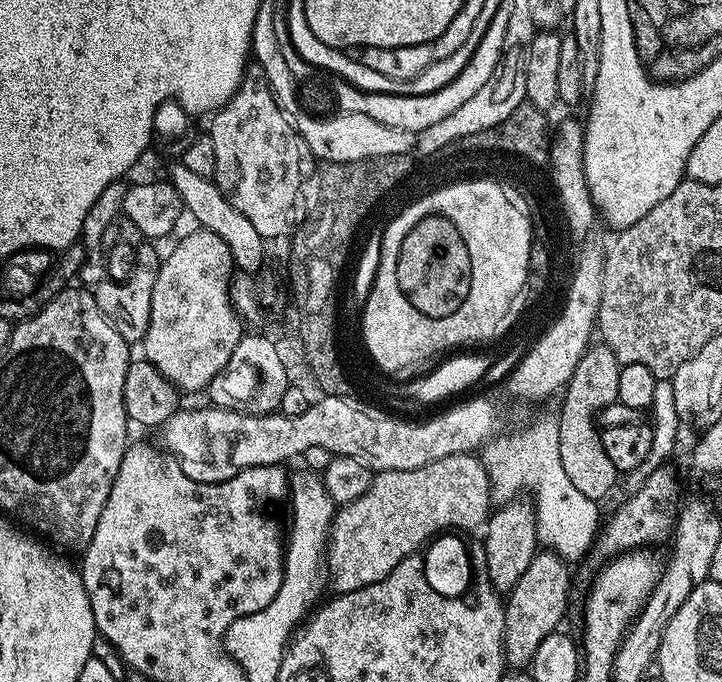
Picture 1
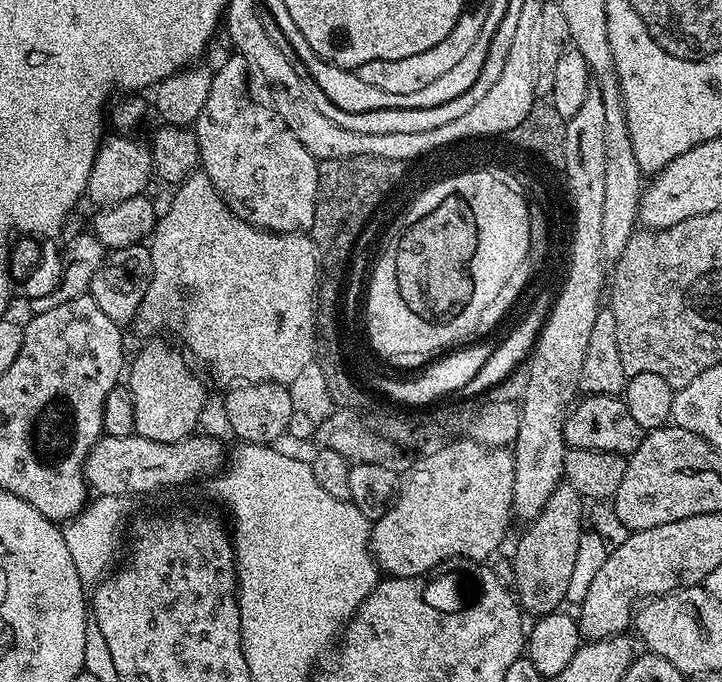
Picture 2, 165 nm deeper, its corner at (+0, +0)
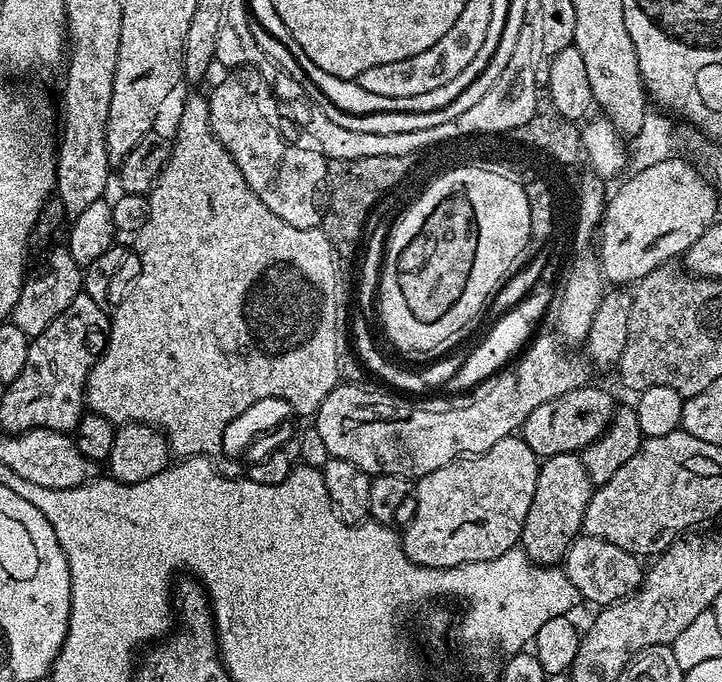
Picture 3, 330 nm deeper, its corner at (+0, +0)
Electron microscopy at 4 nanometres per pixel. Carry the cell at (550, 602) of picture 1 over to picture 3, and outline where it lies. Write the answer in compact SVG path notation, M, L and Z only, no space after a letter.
M577 453L543 457L538 470L538 482L534 486L534 502L530 502L519 542L519 547L523 548L533 564L556 566L563 561L572 541L581 535L584 511L593 491L590 474L586 474L586 466L582 466Z

